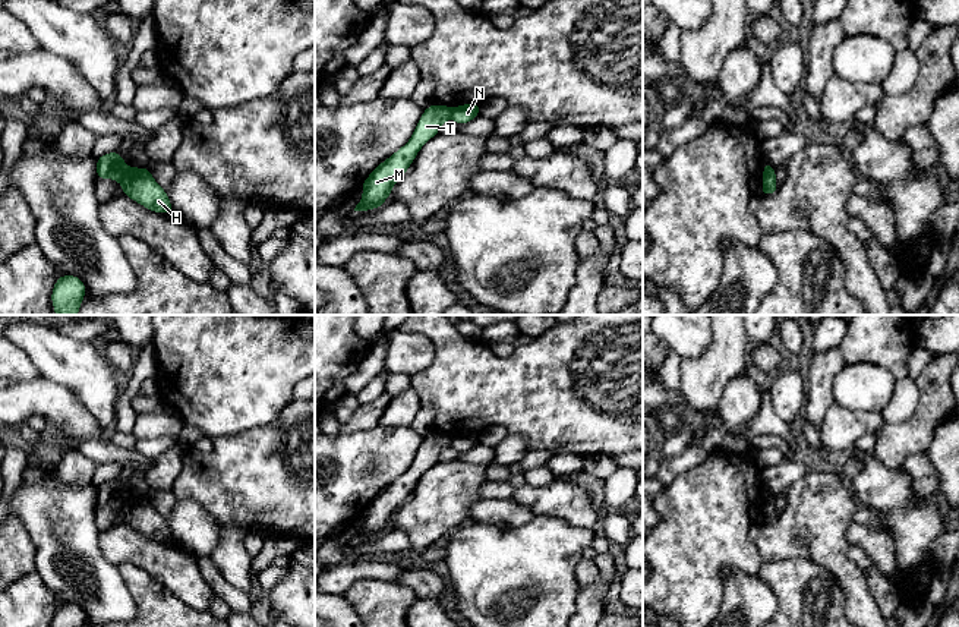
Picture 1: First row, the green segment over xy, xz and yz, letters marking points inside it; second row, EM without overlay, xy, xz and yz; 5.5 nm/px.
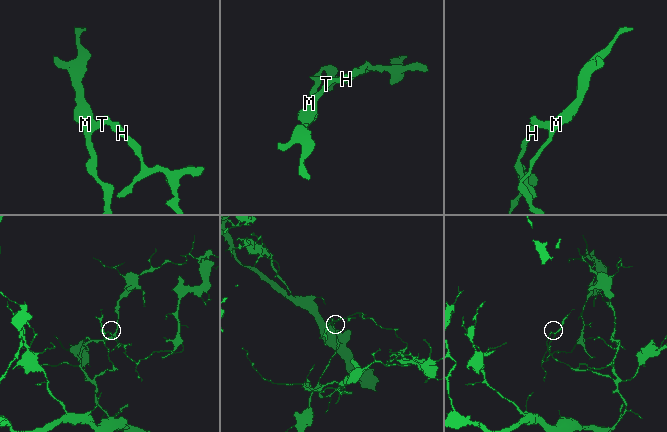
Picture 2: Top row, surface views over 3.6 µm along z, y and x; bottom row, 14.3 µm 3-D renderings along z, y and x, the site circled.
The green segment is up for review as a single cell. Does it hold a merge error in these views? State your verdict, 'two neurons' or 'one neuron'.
two neurons

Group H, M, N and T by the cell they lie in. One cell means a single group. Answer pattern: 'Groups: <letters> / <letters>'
Groups: H N / M T

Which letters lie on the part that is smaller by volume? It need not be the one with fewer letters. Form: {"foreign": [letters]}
{"foreign": ["H", "N"]}

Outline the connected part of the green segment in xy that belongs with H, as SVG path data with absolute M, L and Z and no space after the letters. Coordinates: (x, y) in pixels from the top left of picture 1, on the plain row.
M148 494L143 497L127 495L120 508L123 523L143 533L154 541L176 541L170 532L167 520L155 510Z

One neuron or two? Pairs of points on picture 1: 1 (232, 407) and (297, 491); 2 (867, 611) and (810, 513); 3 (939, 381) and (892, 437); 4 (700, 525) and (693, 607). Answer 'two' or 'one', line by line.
1: two
2: one
3: one
4: one

